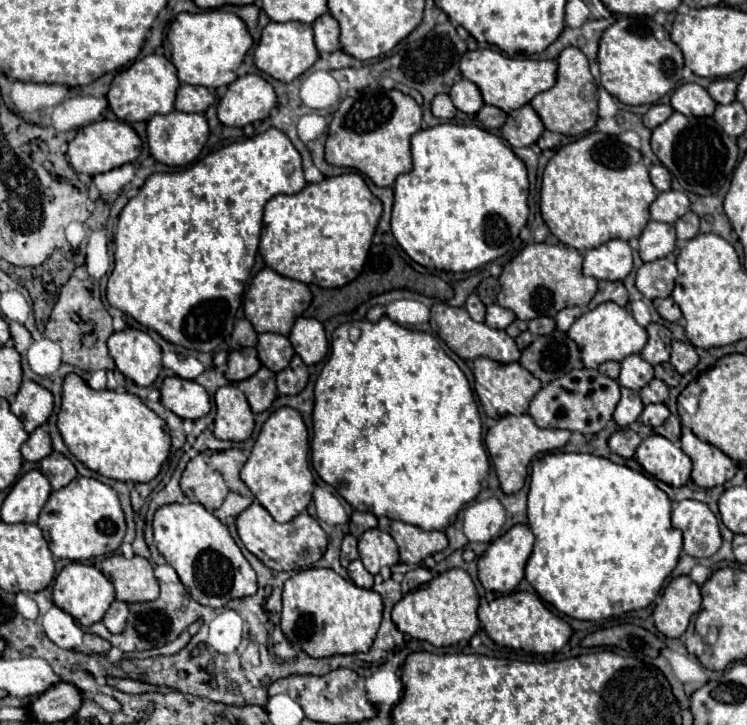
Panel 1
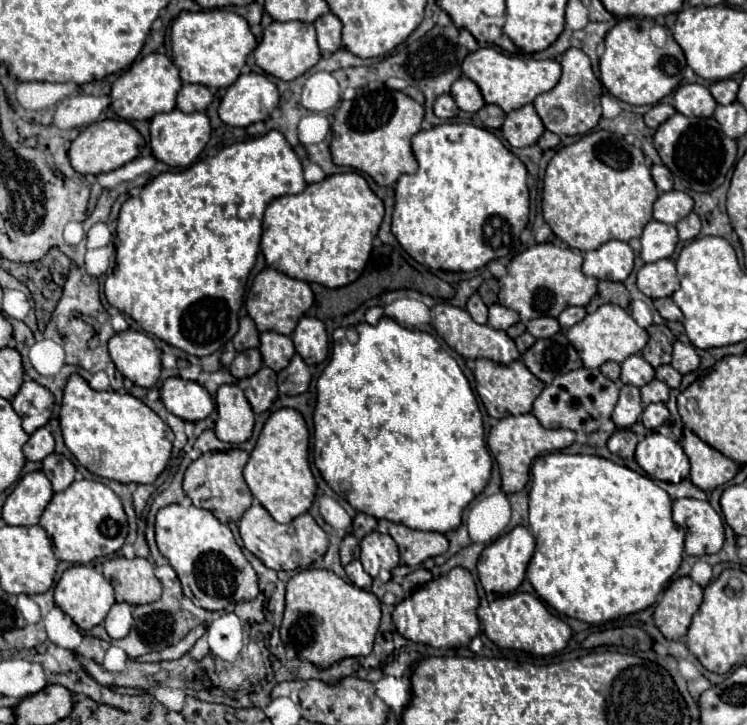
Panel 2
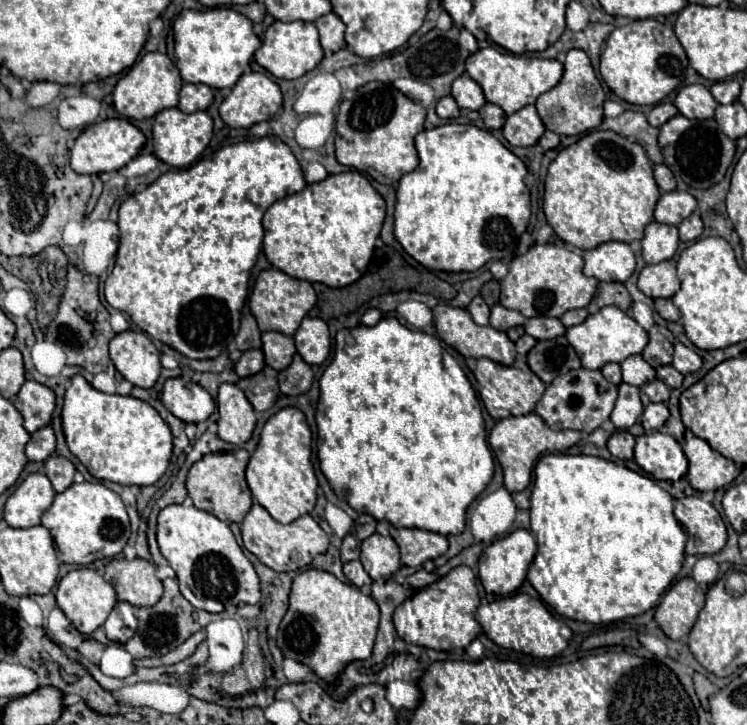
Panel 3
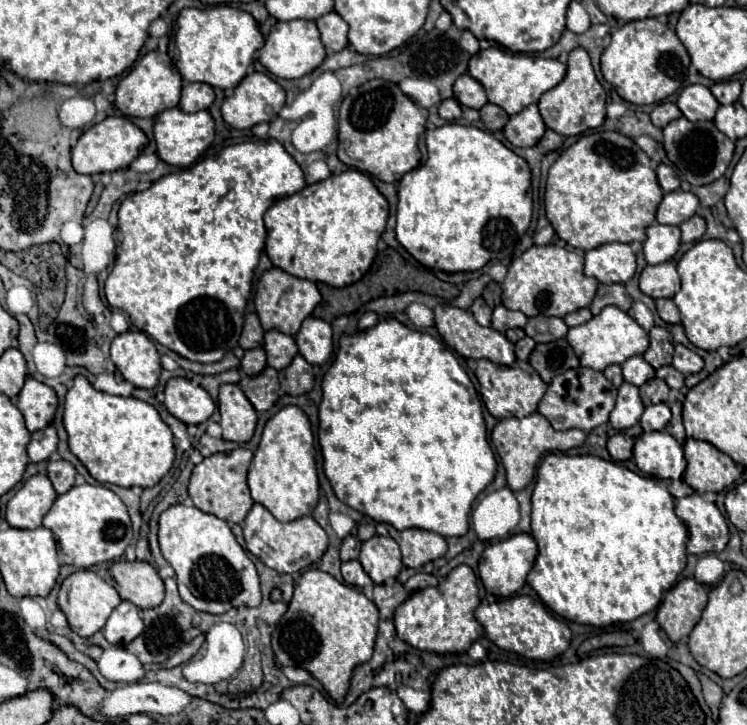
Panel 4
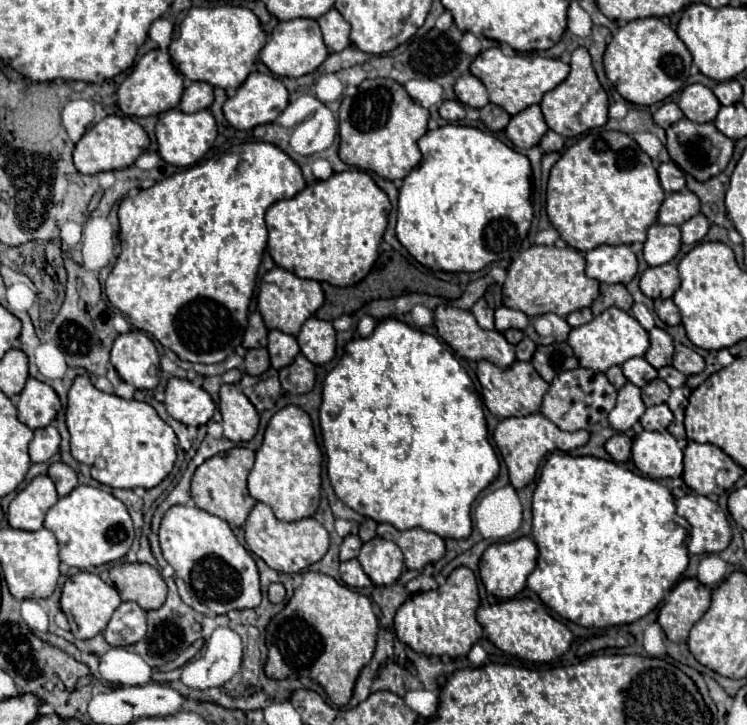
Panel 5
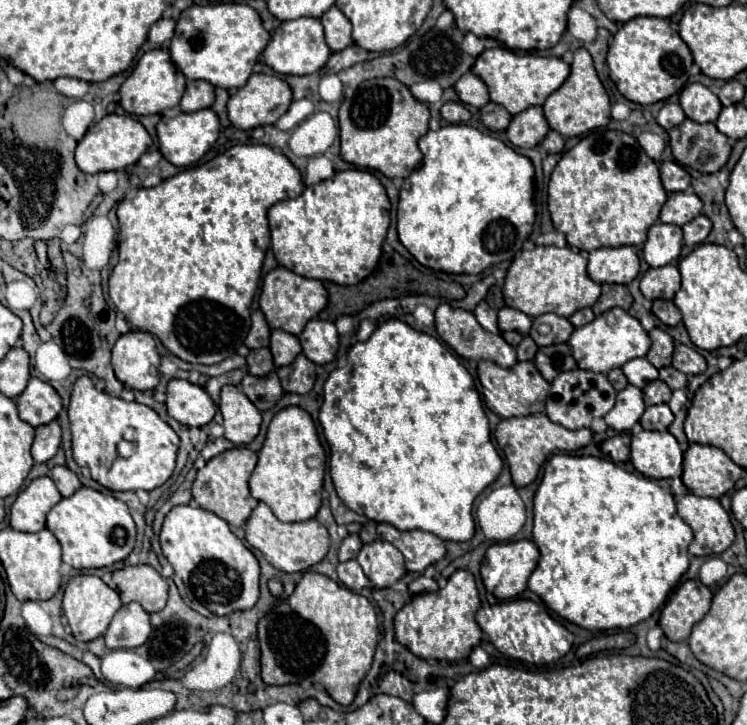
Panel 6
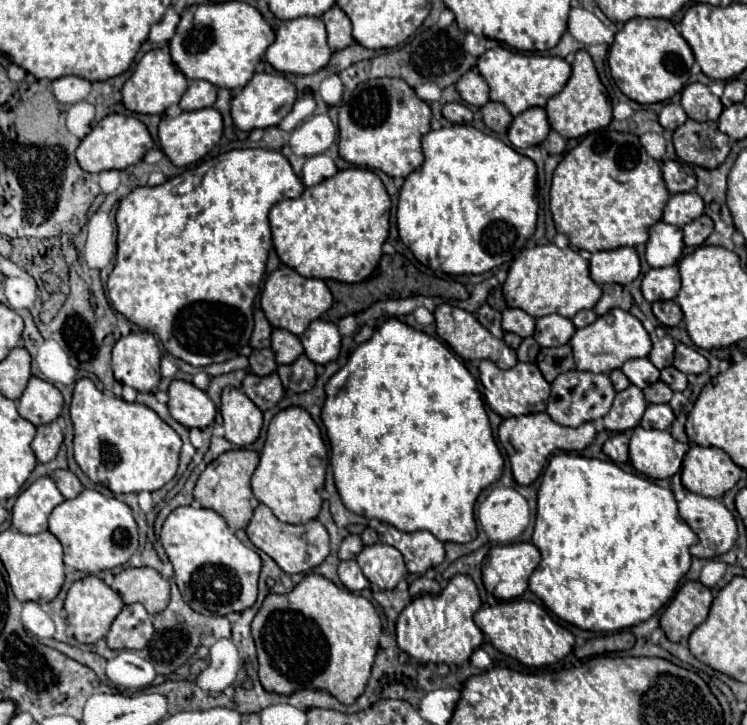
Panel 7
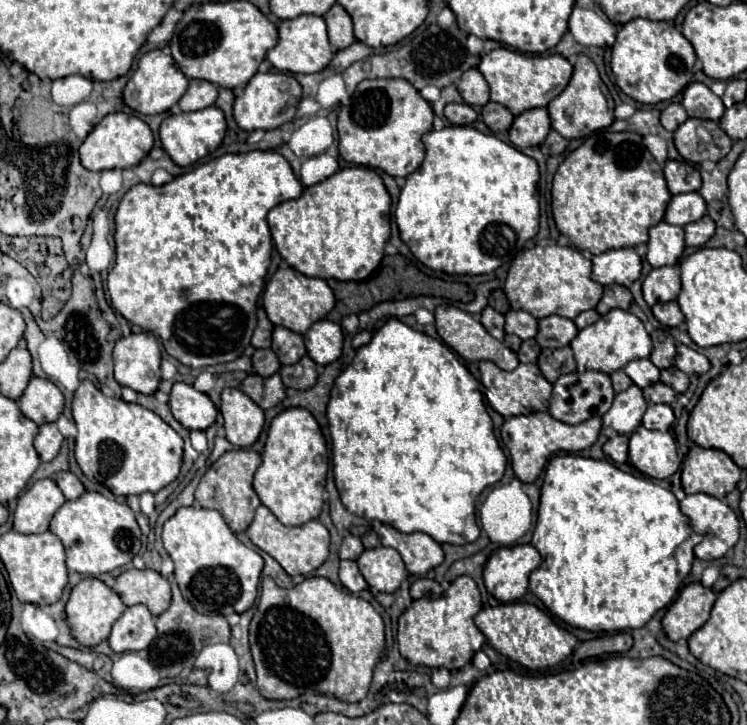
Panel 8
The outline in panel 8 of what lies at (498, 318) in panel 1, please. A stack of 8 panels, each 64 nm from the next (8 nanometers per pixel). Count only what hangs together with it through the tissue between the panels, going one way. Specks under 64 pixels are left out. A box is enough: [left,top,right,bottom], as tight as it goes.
[504,310,538,340]

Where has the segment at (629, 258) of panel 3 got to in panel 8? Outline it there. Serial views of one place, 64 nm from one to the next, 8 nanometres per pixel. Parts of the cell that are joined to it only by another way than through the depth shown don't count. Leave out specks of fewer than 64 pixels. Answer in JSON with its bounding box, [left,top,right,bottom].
[592,248,642,286]

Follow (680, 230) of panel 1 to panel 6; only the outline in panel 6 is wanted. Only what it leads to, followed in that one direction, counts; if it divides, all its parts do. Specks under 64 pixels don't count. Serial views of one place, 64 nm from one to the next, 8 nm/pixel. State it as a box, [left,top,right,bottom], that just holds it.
[682,214,712,246]

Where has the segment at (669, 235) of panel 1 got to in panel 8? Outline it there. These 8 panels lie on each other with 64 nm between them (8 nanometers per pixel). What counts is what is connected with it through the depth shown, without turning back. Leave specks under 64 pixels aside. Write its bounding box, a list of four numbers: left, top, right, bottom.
[646,222,684,268]

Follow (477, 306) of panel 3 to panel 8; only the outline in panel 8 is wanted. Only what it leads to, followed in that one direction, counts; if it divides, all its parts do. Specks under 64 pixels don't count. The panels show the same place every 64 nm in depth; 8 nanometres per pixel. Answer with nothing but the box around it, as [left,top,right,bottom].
[480,306,504,340]

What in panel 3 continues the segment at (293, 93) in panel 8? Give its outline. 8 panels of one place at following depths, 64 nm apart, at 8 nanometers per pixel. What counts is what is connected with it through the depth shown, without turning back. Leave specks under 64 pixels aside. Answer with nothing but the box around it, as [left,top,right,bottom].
[220,72,282,128]

